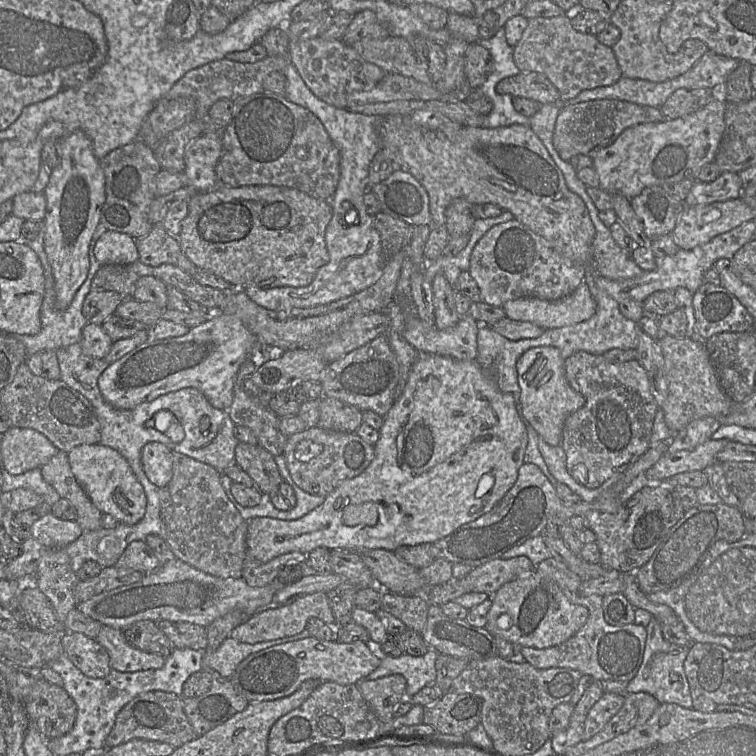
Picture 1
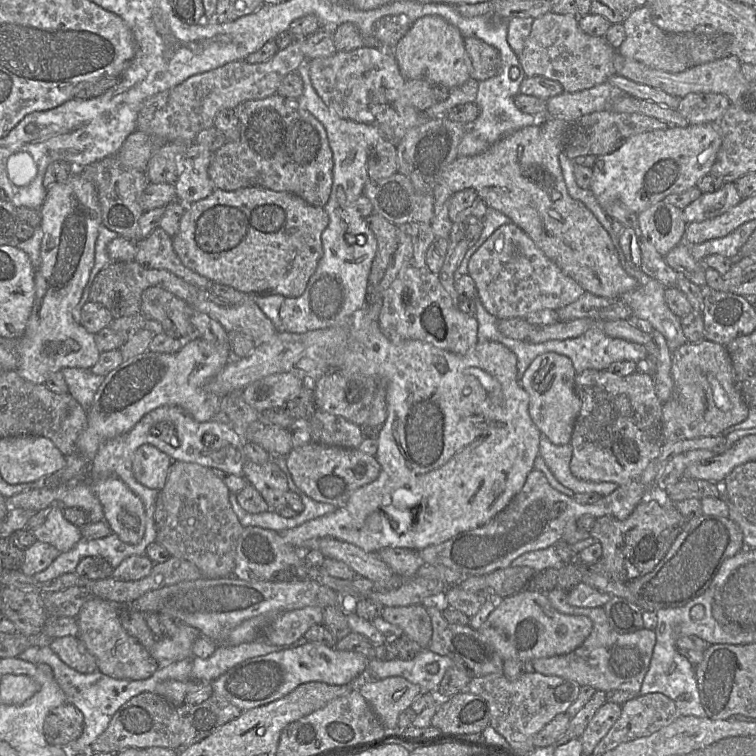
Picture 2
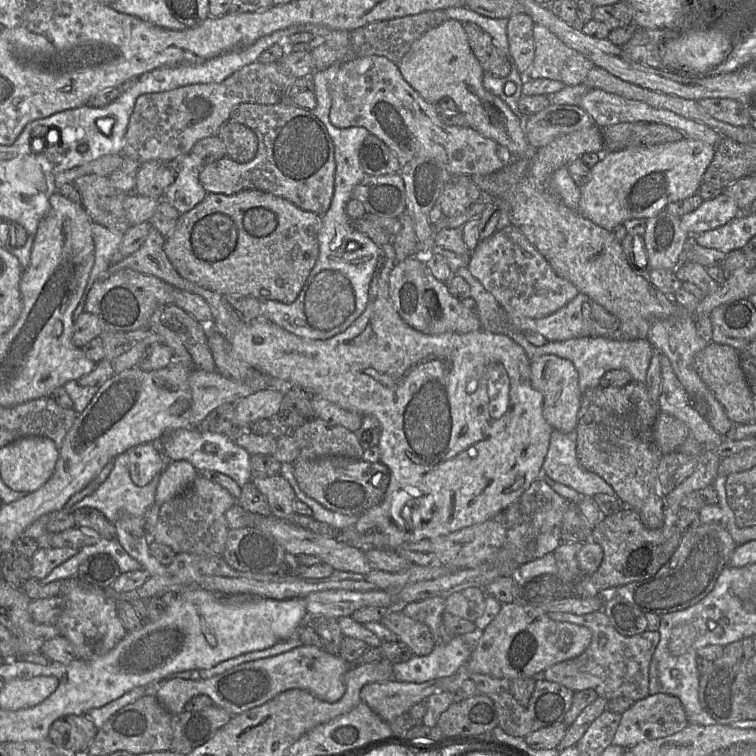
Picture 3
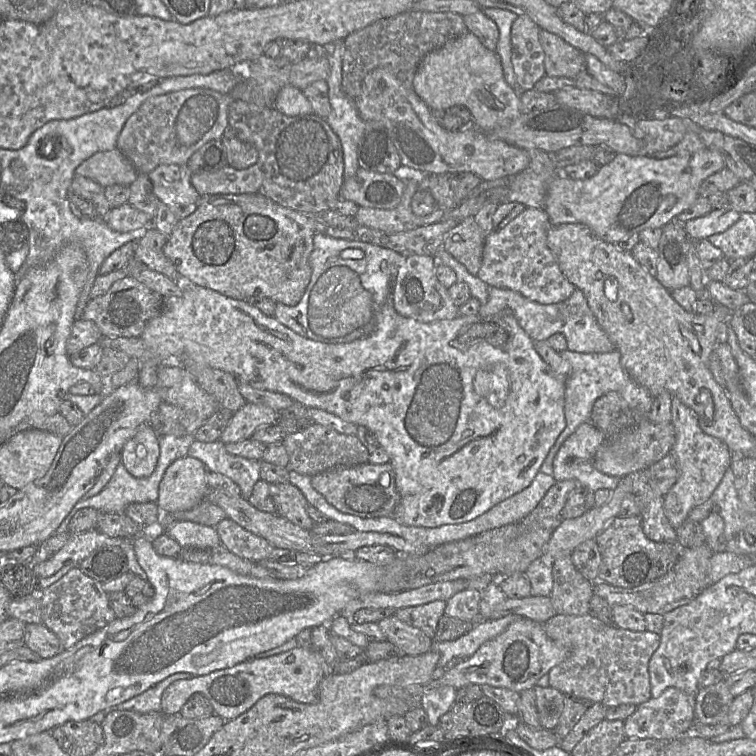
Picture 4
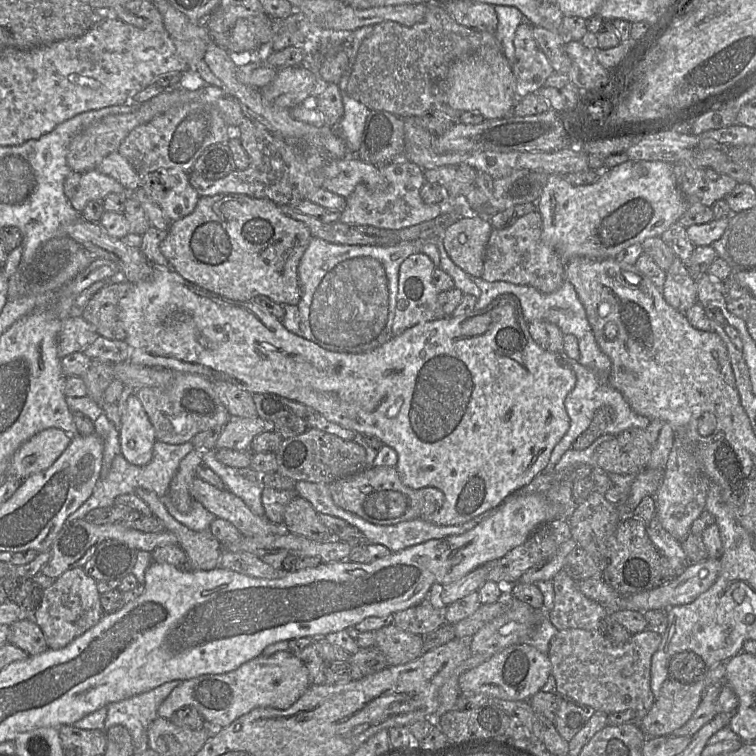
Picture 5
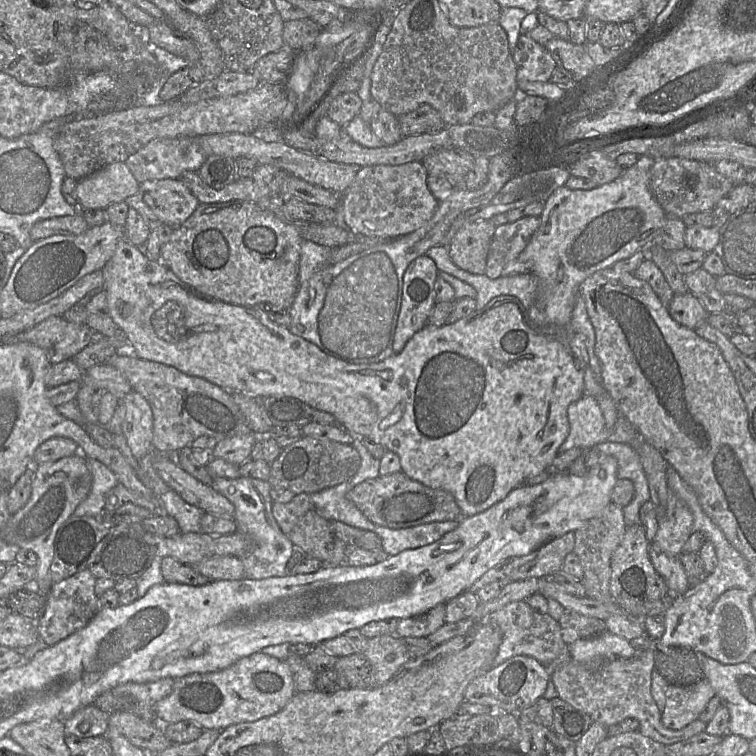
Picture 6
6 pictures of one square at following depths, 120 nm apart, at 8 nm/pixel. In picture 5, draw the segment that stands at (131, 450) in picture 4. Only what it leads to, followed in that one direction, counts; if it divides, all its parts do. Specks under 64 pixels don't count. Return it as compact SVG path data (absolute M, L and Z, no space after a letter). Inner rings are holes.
M132 394L126 401L121 415L120 454L130 464L145 466L153 457L155 430L137 396Z

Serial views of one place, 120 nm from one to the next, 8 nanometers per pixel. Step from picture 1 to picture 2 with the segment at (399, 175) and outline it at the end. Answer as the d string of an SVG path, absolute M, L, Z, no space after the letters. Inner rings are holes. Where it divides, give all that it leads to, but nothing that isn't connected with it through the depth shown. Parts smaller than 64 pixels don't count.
M399 172L383 179L369 179L363 196L372 203L373 214L399 227L412 222L430 224L434 216L433 196L418 194L411 181Z

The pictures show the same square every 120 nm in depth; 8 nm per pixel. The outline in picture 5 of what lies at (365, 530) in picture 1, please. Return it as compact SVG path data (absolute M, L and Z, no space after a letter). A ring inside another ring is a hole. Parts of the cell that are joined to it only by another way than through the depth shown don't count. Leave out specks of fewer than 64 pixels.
M155 266L150 279L132 284L128 293L119 302L119 319L126 332L129 345L129 361L147 367L163 367L183 373L199 374L211 381L232 383L252 394L275 394L302 403L312 411L346 429L363 435L379 438L398 454L396 469L405 486L412 489L435 487L444 493L444 503L438 511L427 518L431 523L443 526L463 524L482 513L497 508L506 497L529 484L549 463L554 447L570 427L570 418L565 408L565 399L576 384L576 374L571 367L572 359L564 354L555 354L543 349L531 337L529 323L525 320L519 299L505 294L482 310L474 310L462 316L441 317L434 321L417 324L389 341L368 352L352 354L326 350L318 344L302 338L285 328L282 322L264 311L252 301L233 301L196 284L193 284L170 266Z

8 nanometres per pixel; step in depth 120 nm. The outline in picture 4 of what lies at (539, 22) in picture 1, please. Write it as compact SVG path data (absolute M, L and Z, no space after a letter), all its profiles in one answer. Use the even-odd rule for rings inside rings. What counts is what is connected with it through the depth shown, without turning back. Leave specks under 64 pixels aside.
M540 29L545 76L575 79L585 64L585 54L556 34Z

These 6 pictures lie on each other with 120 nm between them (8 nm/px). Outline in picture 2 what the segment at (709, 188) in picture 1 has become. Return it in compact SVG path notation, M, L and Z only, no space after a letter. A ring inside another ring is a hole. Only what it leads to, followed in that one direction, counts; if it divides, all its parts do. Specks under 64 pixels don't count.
M734 182L724 183L715 192L702 193L683 210L686 223L701 222L719 216L736 206L741 200Z

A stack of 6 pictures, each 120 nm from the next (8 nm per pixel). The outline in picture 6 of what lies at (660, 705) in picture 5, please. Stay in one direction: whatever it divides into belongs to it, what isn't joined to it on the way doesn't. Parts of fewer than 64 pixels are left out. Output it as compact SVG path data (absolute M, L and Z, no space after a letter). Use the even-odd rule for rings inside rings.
M706 678L692 685L668 685L665 708L661 712L663 725L673 730L684 728L698 719L714 695L715 691Z

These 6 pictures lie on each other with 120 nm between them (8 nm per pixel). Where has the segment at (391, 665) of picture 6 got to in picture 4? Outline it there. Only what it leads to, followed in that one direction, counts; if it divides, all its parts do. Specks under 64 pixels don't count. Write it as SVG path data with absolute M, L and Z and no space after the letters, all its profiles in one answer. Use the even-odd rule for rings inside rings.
M396 615L387 617L377 623L385 634L386 640L398 647L404 653L404 655L418 656L431 650L434 642L433 639L427 636L419 628L413 627L399 620Z

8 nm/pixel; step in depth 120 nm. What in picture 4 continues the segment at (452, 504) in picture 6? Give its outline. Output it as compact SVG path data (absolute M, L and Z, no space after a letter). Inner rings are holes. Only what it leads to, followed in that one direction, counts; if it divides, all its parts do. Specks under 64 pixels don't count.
M389 462L332 468L312 476L311 484L338 511L361 518L391 517L401 499Z

